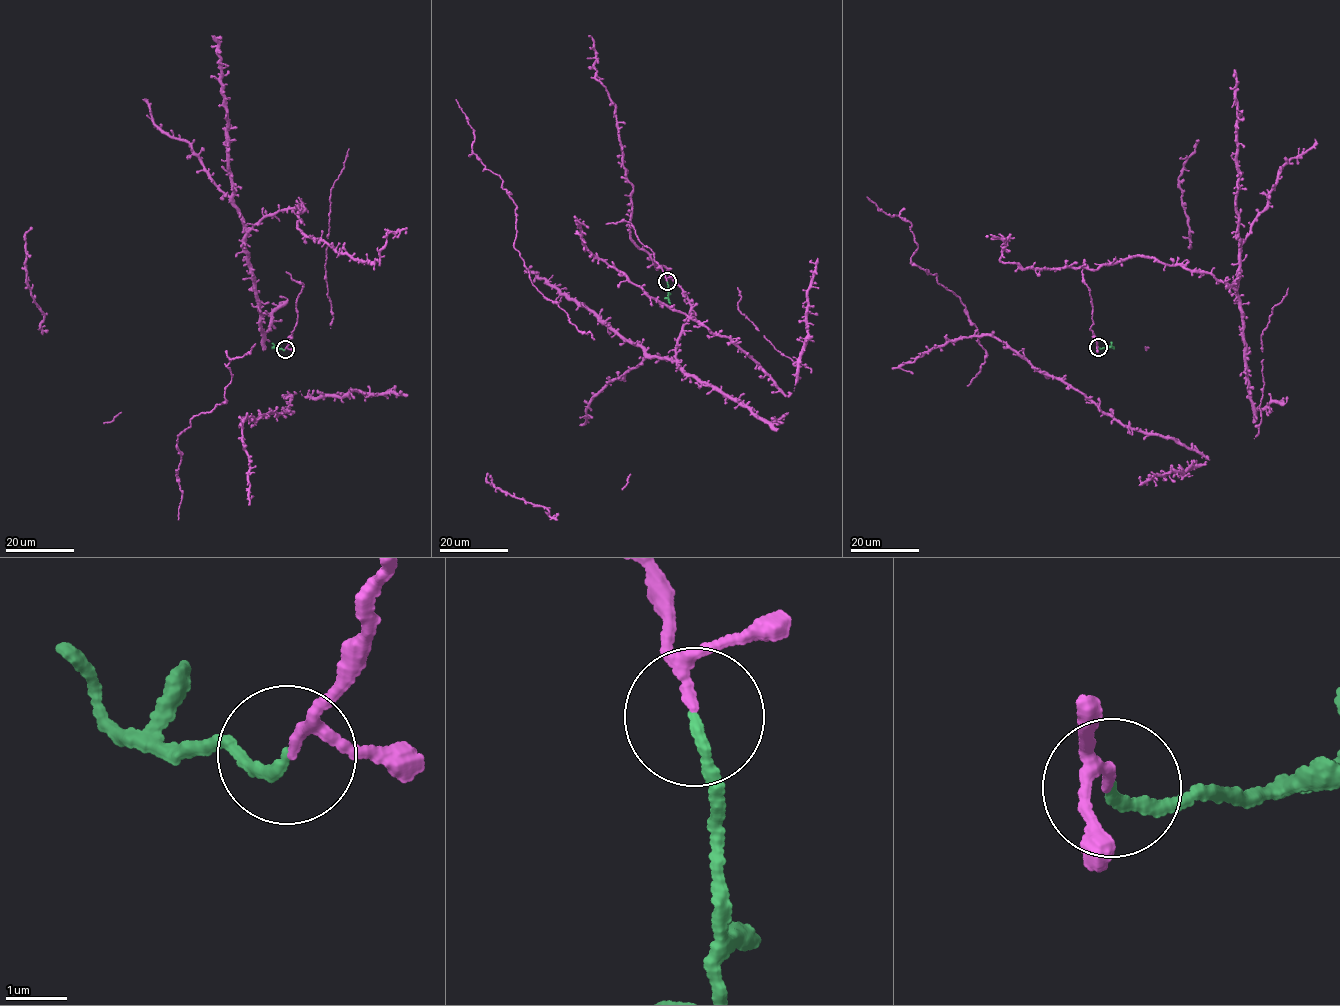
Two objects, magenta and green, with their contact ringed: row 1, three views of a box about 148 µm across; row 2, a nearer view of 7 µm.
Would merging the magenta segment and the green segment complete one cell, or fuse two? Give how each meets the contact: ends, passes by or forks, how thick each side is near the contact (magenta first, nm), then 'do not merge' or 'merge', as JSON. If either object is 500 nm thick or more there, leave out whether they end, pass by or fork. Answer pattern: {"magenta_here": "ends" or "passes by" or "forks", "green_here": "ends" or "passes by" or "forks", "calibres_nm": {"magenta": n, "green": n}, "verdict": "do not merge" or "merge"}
{"magenta_here": "passes by", "green_here": "ends", "calibres_nm": {"magenta": 110, "green": 160}, "verdict": "merge"}

